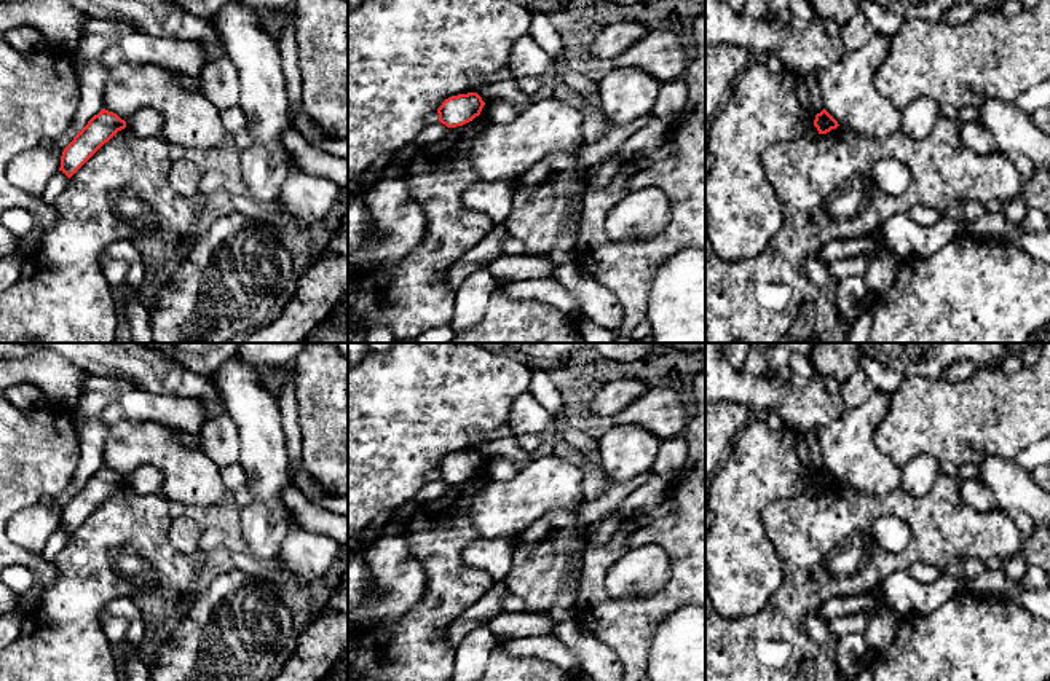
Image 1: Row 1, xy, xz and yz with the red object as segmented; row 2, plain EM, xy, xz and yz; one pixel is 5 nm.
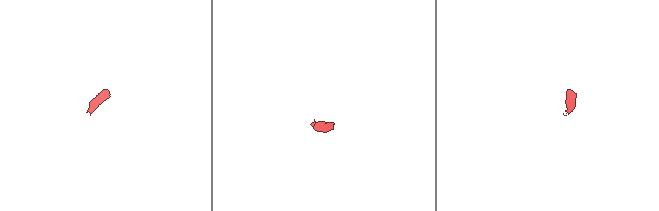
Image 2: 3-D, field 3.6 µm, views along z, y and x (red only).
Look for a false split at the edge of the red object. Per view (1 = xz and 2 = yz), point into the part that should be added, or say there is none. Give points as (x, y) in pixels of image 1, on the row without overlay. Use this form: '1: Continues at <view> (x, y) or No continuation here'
1: No continuation here
2: No continuation here

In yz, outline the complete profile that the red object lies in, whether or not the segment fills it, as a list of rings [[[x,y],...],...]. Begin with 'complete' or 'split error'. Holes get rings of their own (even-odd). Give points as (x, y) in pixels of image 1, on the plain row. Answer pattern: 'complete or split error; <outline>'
complete; [[[823,466],[820,470],[815,472],[814,483],[817,485],[819,491],[827,491],[831,486],[836,486],[839,482],[838,478]]]

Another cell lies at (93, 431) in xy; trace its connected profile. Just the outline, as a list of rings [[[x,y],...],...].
[[[85,391],[77,410],[81,421],[77,427],[80,461],[77,475],[67,491],[51,506],[35,504],[18,510],[6,523],[6,534],[22,549],[41,553],[48,539],[61,525],[64,506],[104,466],[104,448],[110,424],[101,419],[102,411],[115,400],[116,391]]]

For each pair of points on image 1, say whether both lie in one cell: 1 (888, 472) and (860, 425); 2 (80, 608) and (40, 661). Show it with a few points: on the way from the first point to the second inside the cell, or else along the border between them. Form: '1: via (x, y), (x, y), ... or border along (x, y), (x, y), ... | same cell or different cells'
1: via (876, 461), (860, 445), (860, 436) | same cell
2: via (67, 621), (67, 633), (53, 648) | same cell

